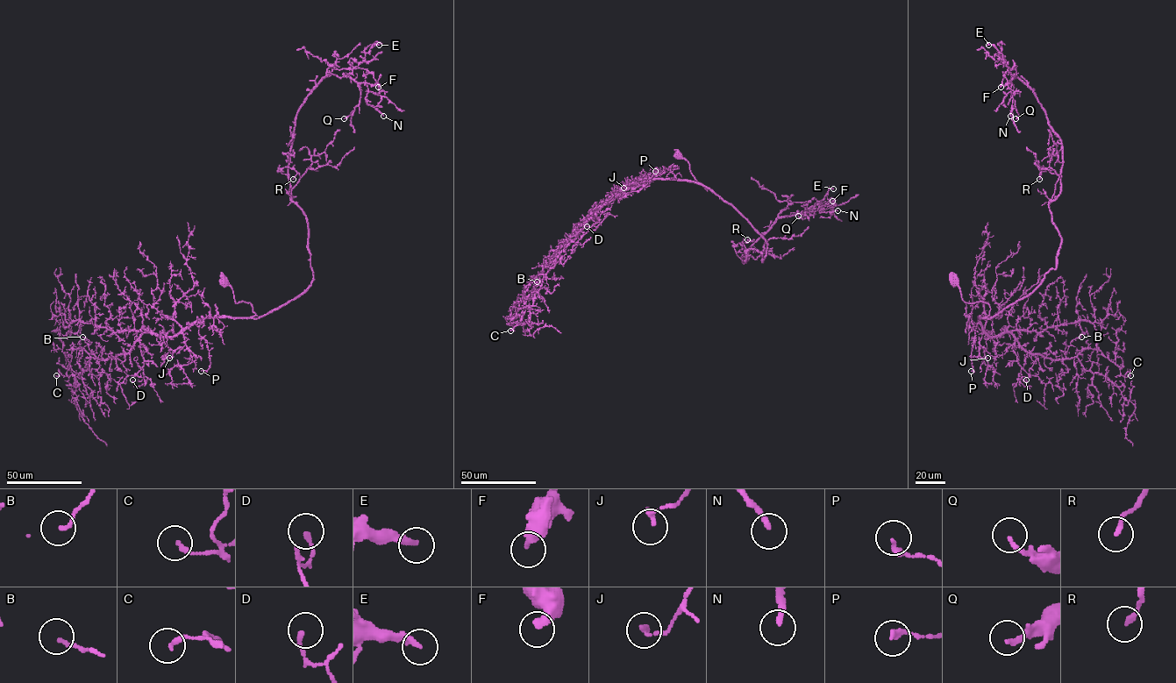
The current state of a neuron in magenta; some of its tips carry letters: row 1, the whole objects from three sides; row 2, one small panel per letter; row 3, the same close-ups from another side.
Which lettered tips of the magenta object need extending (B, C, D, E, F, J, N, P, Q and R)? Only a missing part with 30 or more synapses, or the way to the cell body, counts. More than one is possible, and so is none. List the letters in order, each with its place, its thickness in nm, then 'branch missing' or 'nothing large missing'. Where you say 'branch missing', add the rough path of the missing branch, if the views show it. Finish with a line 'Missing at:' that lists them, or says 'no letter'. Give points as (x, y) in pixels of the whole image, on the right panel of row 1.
B: at (1081, 337); 140 nm thick; nothing large missing
C: at (1130, 375); 190 nm thick; nothing large missing
D: at (1026, 380); 180 nm thick; nothing large missing
E: at (988, 45); 240 nm thick; nothing large missing
F: at (1001, 87); 340 nm thick; nothing large missing
J: at (987, 358); 180 nm thick; nothing large missing
N: at (1010, 116); 220 nm thick; branch missing; missing branch runs (1010, 116), (1009, 131)
P: at (971, 371); 220 nm thick; nothing large missing
Q: at (1015, 118); 200 nm thick; nothing large missing
R: at (1039, 179); 190 nm thick; nothing large missing
Missing at: N

